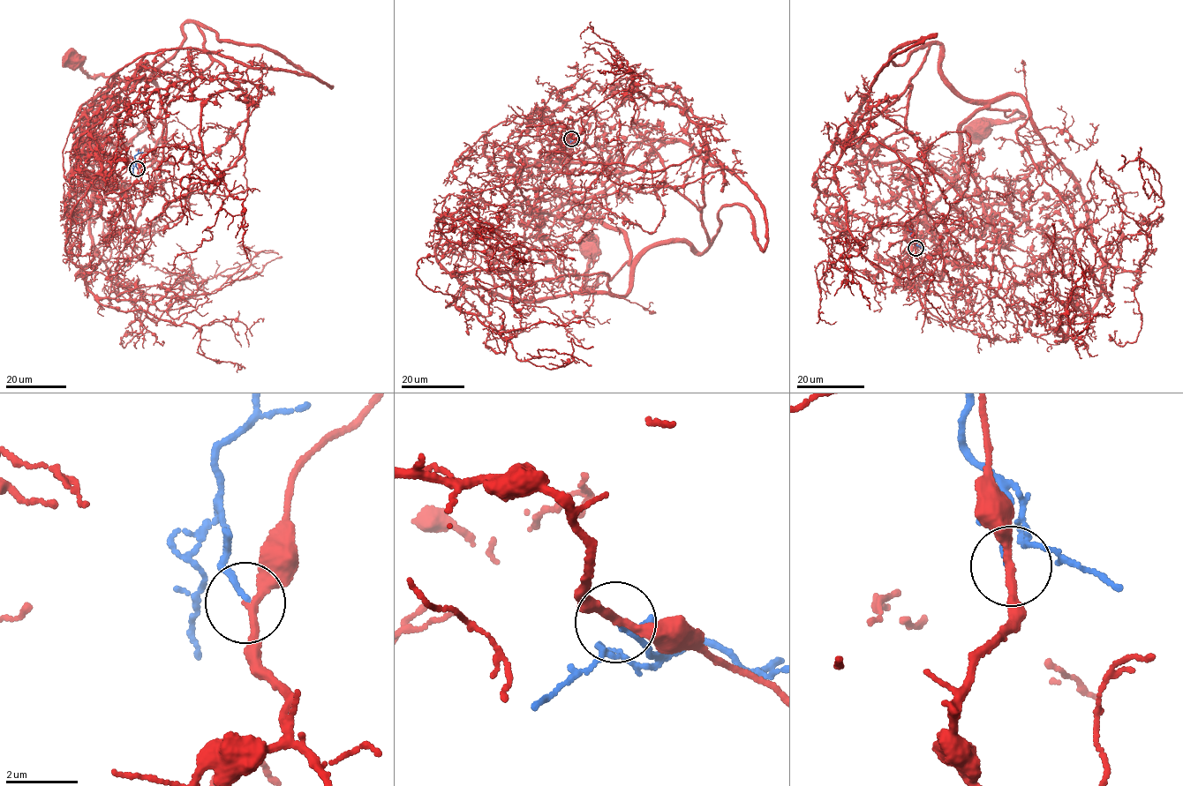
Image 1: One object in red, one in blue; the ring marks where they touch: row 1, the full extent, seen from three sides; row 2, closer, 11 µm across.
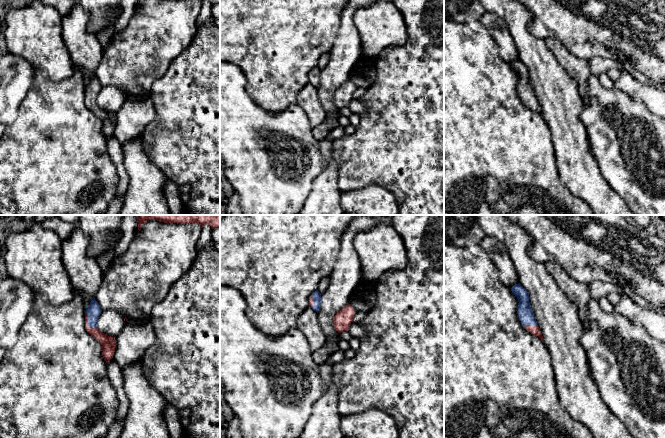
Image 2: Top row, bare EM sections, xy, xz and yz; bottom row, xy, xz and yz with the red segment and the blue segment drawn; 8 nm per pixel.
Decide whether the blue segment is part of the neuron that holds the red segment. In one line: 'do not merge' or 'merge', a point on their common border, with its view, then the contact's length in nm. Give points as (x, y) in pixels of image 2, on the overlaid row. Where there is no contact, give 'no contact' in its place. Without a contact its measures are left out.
merge | xy (87, 322) | 160 nm

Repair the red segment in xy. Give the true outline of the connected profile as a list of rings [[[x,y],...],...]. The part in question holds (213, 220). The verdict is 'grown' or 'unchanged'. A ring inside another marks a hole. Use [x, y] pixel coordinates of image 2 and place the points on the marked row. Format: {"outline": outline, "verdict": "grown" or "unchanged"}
{"outline": [[[137,215],[139,231],[147,220],[177,224],[199,223],[202,226],[208,224],[212,229],[220,228],[220,215]]], "verdict": "unchanged"}

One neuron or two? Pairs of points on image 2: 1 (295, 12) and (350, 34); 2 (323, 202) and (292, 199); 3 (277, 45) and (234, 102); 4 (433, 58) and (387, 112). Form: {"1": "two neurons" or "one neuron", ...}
{"1": "two neurons", "2": "two neurons", "3": "two neurons", "4": "one neuron"}

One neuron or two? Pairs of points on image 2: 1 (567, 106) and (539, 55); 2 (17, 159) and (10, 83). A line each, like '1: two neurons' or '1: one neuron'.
1: one neuron
2: two neurons

